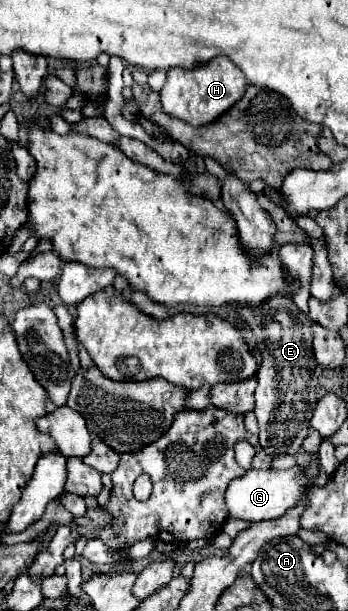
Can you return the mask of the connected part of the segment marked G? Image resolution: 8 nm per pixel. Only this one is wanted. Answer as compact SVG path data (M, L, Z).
M295 465L287 471L249 469L243 477L233 479L229 483L229 489L225 493L225 503L227 503L231 517L255 523L255 521L277 519L277 517L285 515L287 509L295 507L301 501L303 491L307 493L307 489L309 489L309 479L305 477L305 469L301 465Z

